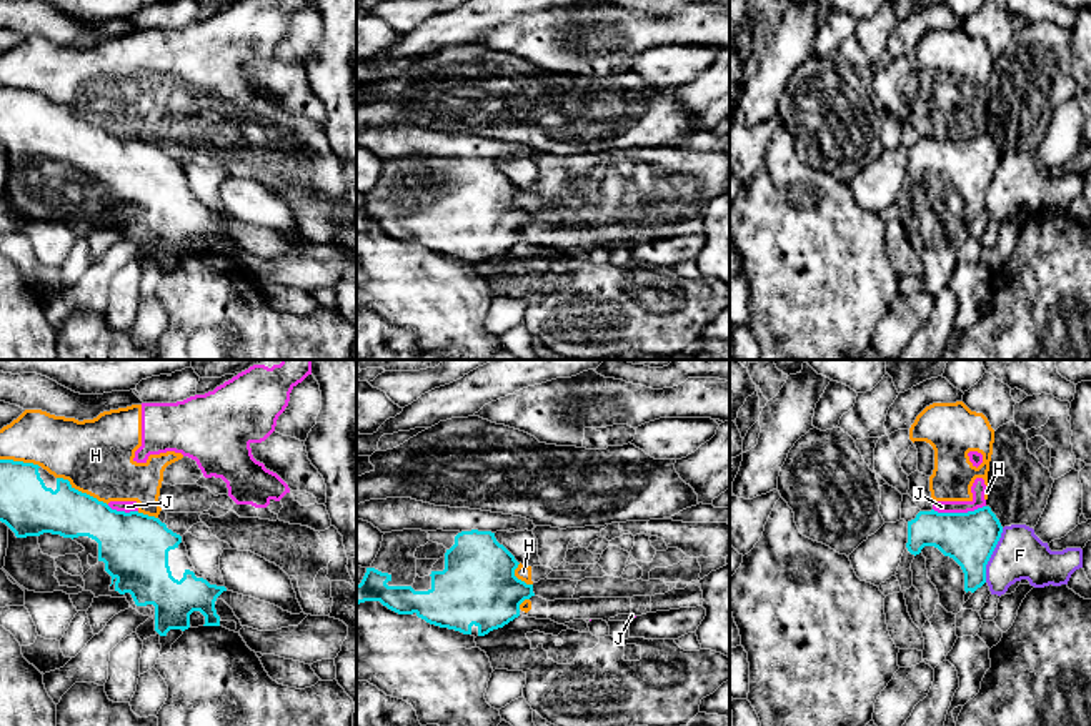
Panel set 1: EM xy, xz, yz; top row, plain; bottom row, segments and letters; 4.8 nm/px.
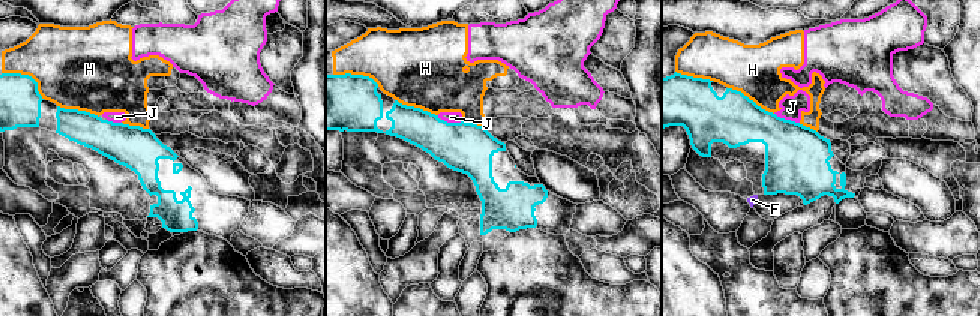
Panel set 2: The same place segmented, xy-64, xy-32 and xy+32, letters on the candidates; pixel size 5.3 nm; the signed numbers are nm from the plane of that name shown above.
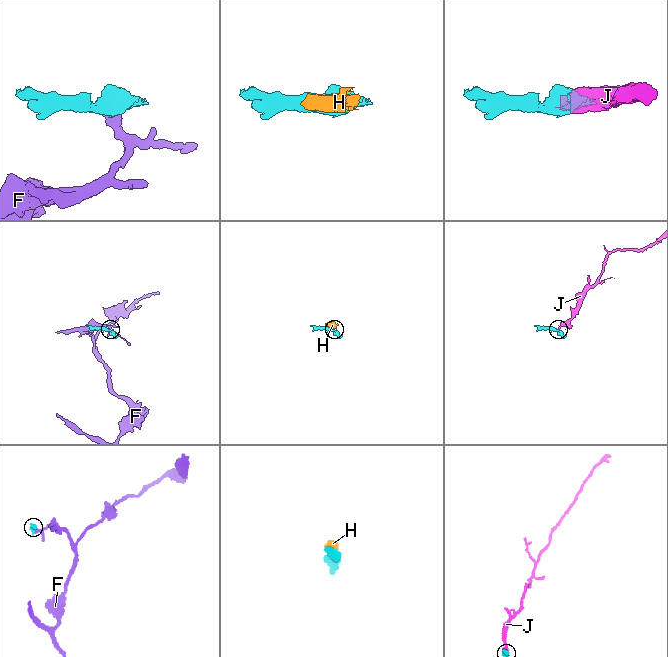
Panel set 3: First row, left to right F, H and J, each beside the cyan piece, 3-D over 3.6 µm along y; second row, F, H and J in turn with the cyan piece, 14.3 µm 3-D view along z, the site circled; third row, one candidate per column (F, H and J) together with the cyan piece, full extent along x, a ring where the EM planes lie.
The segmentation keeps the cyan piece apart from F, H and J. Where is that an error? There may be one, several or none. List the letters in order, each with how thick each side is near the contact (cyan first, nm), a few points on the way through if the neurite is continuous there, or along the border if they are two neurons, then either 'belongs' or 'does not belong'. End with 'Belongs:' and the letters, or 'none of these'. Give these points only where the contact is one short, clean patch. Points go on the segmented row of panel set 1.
F: 260 nm thick on the cyan side, 240 nm on the other; border along yz (1003, 528), (986, 565), (985, 581); does not belong
H: 260 nm thick on the cyan side, 360 nm on the other; does not belong
J: 260 nm thick on the cyan side, 70 nm on the other; border along yz (985, 505), (966, 512), (933, 510); does not belong
Belongs: none of these

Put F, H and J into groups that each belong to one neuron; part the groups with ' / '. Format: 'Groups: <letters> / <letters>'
Groups: F / H J

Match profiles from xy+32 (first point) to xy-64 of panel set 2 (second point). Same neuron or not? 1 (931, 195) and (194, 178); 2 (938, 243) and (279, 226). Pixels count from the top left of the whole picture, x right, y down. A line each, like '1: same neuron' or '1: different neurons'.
1: different neurons
2: different neurons

